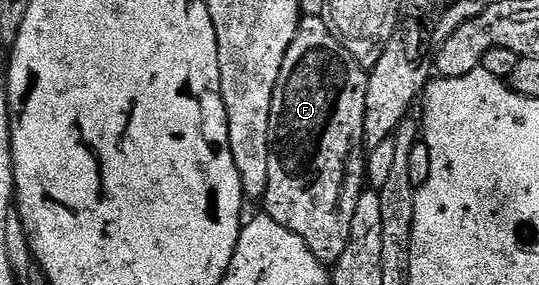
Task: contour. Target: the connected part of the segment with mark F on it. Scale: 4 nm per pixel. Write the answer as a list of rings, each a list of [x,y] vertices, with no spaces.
[[[304,16],[293,41],[289,43],[285,63],[281,63],[281,75],[273,91],[267,140],[269,177],[261,198],[262,212],[281,227],[299,235],[319,263],[334,263],[345,255],[353,211],[357,211],[357,199],[365,189],[363,131],[368,76],[368,70],[354,61],[345,46],[331,33],[322,16]]]

